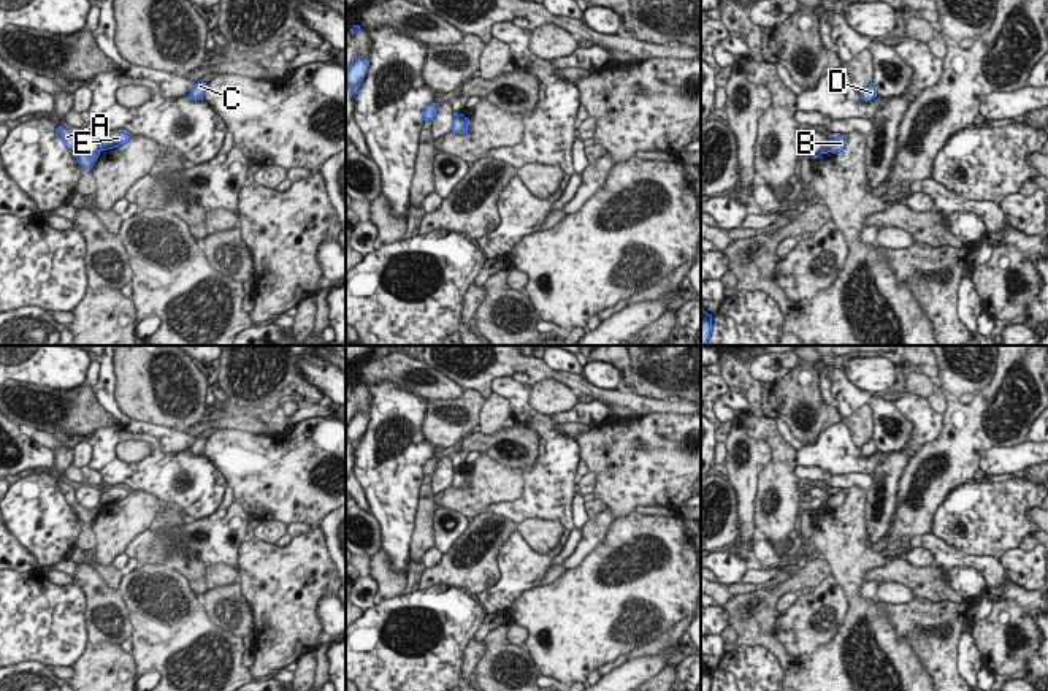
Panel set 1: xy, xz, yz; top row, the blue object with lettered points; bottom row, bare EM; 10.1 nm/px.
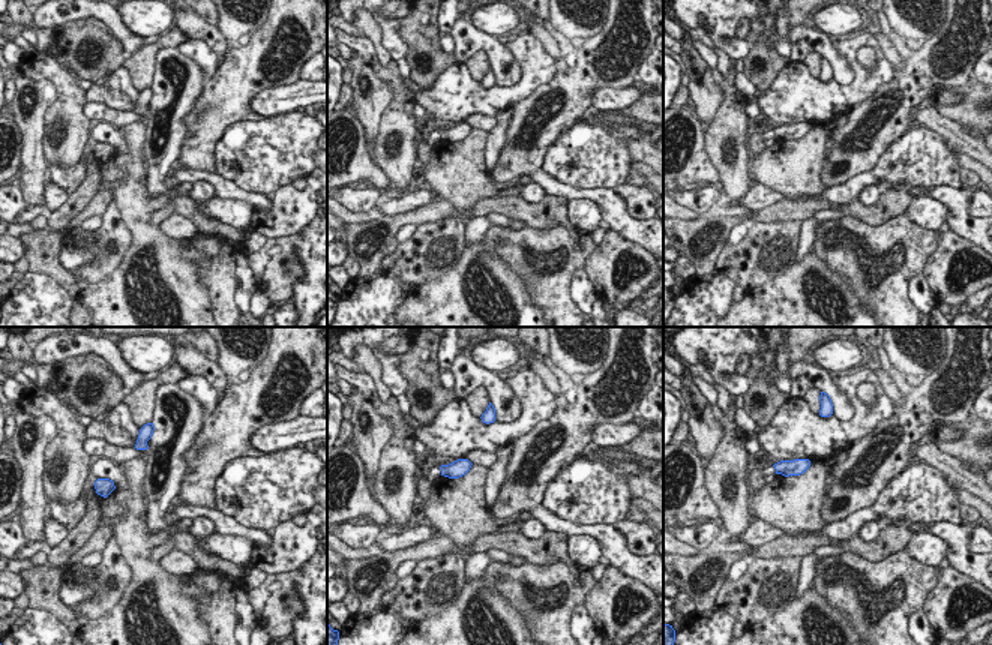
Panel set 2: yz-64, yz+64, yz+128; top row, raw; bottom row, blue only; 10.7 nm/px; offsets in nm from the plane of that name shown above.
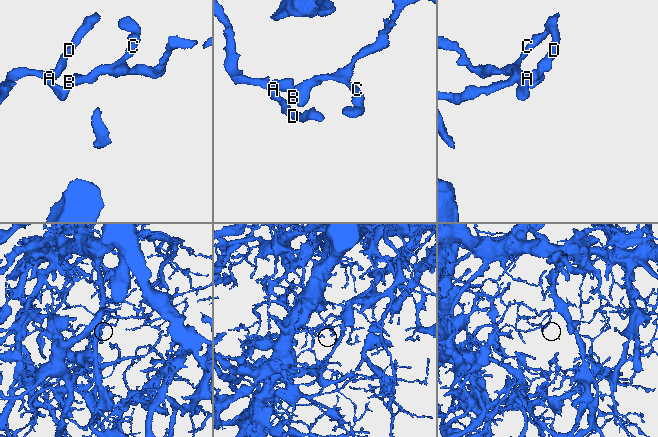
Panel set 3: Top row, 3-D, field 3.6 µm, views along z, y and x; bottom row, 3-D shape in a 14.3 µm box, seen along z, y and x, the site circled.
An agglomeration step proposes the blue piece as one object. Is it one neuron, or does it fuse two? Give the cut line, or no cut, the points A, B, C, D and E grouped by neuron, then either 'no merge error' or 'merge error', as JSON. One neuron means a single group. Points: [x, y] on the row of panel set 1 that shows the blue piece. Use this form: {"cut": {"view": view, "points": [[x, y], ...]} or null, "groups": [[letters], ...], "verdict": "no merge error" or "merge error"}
{"cut": {"view": "yz", "points": [[826, 146], [829, 151]]}, "groups": [["A", "D"], ["B", "C", "E"]], "verdict": "merge error"}

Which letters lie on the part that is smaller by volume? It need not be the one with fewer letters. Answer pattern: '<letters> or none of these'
B, C, E

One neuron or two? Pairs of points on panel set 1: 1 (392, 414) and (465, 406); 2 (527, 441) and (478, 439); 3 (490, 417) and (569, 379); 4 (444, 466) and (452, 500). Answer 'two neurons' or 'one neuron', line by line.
1: two neurons
2: one neuron
3: two neurons
4: two neurons

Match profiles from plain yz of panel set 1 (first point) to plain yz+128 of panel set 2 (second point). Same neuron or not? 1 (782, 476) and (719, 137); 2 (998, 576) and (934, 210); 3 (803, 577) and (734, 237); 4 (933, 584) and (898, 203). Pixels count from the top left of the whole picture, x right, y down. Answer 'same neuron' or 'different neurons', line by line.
1: same neuron
2: different neurons
3: different neurons
4: same neuron

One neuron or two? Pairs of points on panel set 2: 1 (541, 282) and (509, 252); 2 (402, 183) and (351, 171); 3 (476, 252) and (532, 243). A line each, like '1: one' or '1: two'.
1: one
2: two
3: two

